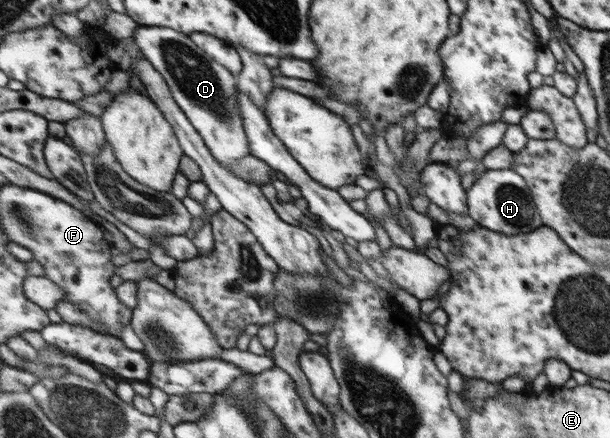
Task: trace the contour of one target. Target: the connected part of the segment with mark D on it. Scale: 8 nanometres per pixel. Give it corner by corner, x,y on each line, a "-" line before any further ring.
142,25
133,38
143,49
159,72
170,85
173,96
178,100
183,113
200,135
215,161
227,169
237,161
249,157
247,132
243,130
243,117
237,100
235,75
190,39
190,35
174,28

